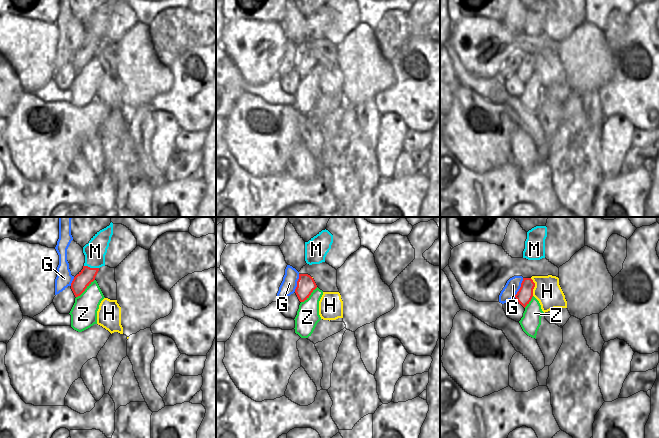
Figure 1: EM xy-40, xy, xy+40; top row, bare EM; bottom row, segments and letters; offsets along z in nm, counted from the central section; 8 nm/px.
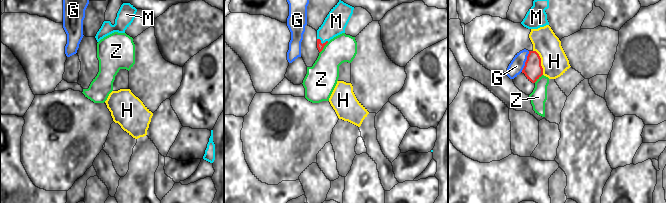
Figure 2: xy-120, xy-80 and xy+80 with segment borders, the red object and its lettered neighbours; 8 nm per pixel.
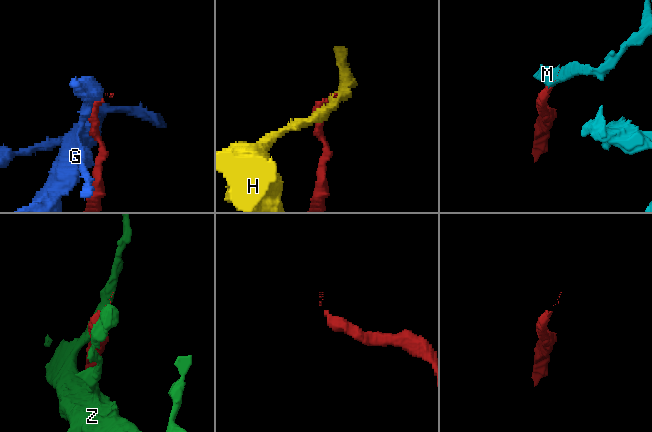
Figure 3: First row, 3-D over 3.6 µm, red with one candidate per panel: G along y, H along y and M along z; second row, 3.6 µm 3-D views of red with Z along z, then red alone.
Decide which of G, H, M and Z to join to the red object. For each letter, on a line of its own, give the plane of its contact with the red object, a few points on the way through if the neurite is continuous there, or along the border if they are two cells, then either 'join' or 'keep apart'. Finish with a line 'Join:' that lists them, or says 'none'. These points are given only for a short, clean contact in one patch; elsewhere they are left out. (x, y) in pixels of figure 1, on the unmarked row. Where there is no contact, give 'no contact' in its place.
G: meets red in xy+40; keep apart
H: meets red in xy+40; border along xy+40 (530, 54), (534, 59), (533, 71); keep apart
M: meets red in xy-40; keep apart
Z: meets red in xy-40; keep apart
Join: none

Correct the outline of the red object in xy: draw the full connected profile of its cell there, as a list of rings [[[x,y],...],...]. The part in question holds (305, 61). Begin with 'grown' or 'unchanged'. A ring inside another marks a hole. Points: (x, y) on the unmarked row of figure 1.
unchanged | [[[299,50],[295,69],[300,78],[309,74],[311,69],[317,64],[314,55],[308,50]]]

